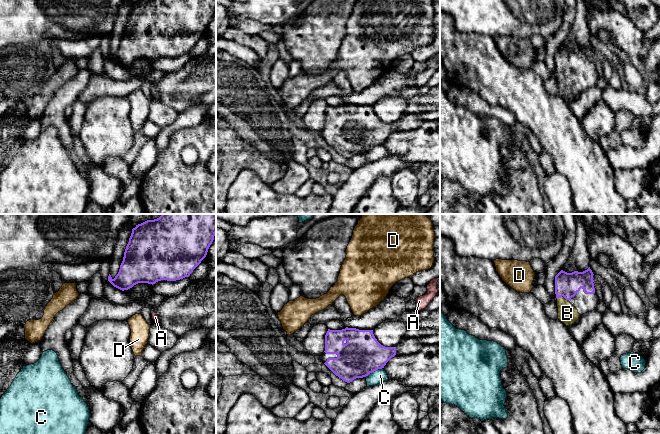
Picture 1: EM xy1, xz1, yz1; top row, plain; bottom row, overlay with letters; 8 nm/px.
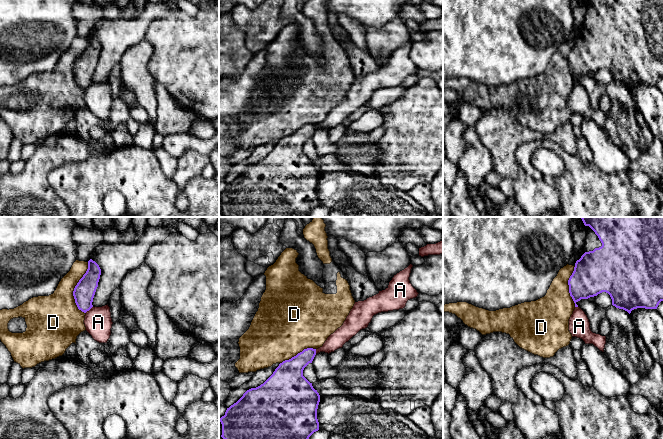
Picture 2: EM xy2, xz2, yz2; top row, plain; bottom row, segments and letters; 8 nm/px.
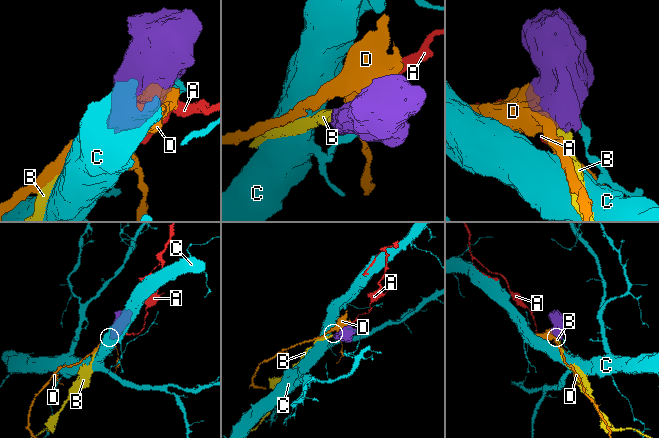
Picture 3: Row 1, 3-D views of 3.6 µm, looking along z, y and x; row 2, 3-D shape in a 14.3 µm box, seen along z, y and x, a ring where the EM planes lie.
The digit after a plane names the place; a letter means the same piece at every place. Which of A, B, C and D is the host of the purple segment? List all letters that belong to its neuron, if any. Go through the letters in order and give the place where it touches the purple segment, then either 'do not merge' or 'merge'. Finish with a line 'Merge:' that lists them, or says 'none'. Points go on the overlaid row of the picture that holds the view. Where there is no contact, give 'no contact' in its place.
A: xy2 (89, 309) | do not merge
B: yz1 (562, 295) | merge
C: xz1 (373, 371) | do not merge
D: xy2 (74, 288) | do not merge
Merge: B

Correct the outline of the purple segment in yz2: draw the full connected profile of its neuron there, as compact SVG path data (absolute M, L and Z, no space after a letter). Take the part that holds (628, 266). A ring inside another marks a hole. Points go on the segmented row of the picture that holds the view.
M581 217L585 226L589 226L598 236L602 246L593 251L585 252L579 260L576 261L574 271L568 280L569 293L572 297L575 307L581 299L588 299L606 292L612 299L612 305L623 309L629 314L637 308L657 309L659 303L663 301L663 217Z

